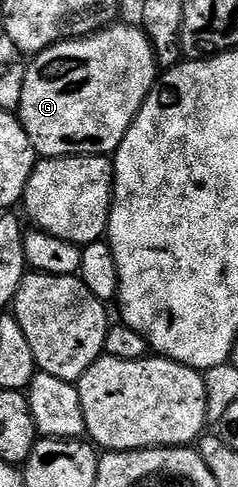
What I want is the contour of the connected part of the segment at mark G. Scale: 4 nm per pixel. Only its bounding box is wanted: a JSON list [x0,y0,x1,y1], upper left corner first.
[16,24,160,158]

